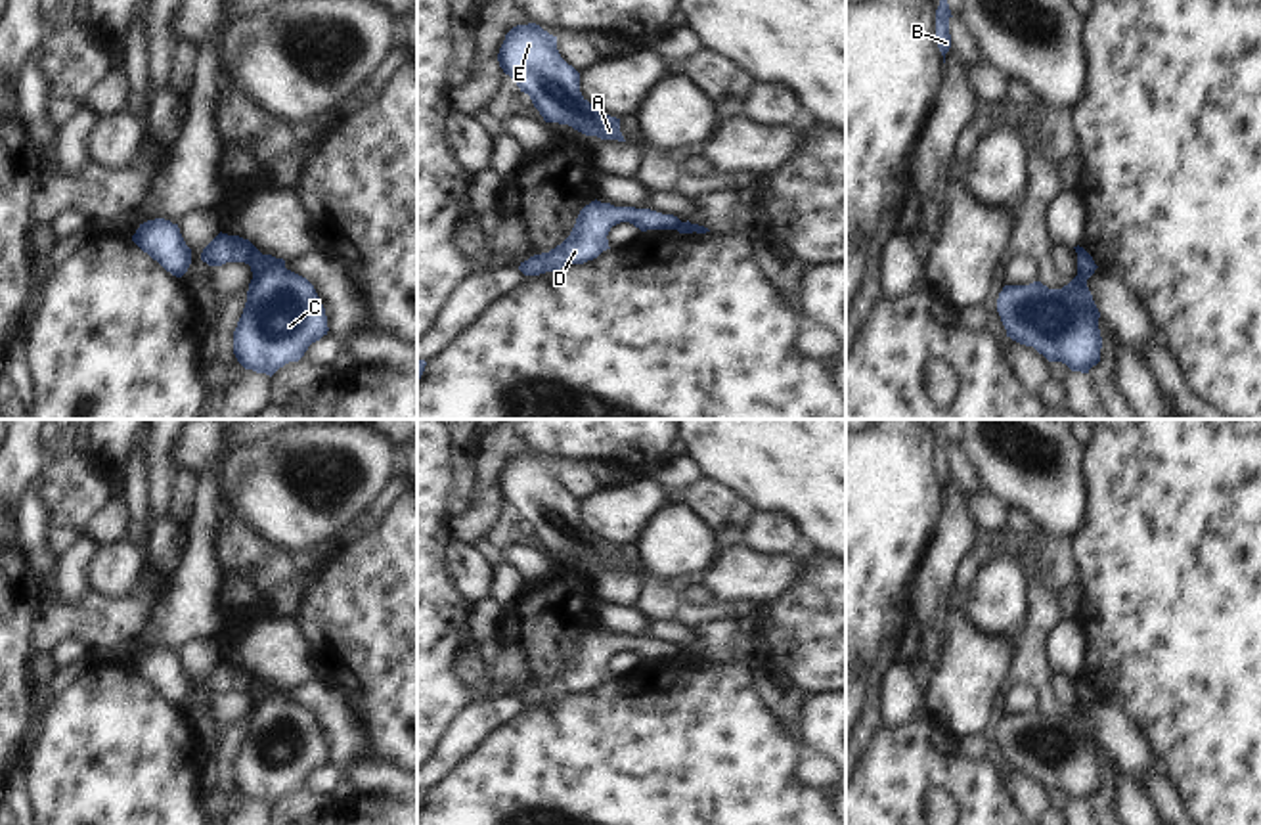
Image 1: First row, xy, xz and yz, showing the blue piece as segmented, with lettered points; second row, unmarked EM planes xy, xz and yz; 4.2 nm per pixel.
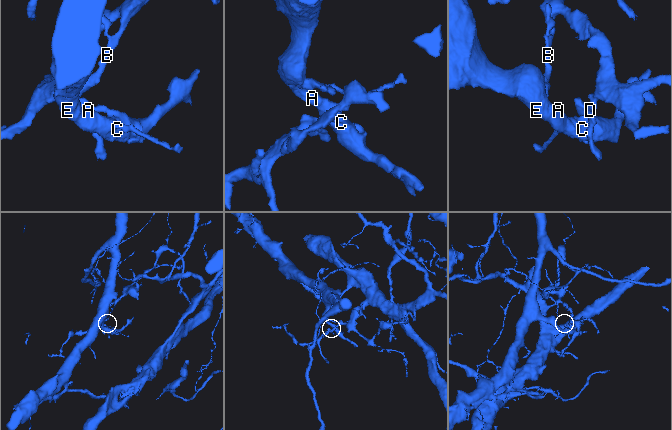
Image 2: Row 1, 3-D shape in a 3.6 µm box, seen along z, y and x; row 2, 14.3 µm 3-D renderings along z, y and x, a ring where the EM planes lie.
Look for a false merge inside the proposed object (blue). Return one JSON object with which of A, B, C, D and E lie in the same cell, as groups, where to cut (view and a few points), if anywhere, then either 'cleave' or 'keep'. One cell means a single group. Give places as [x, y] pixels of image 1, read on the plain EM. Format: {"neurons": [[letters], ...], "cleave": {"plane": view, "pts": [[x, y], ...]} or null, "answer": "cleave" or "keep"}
{"neurons": [["A", "C", "E"], ["B", "D"]], "cleave": {"plane": "xy", "pts": [[255, 676], [245, 691]]}, "answer": "cleave"}

